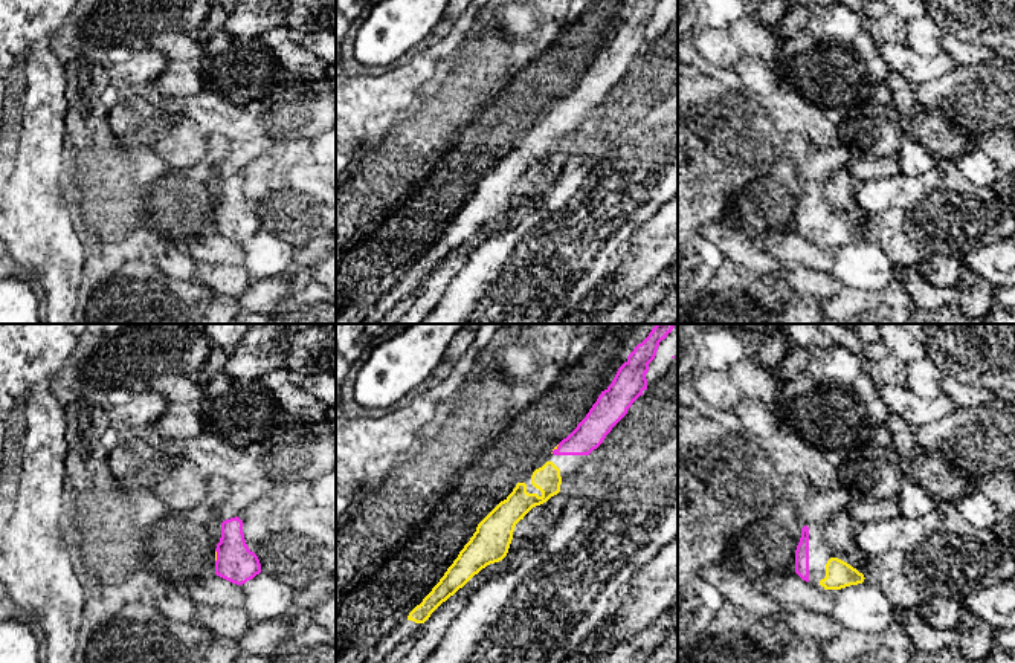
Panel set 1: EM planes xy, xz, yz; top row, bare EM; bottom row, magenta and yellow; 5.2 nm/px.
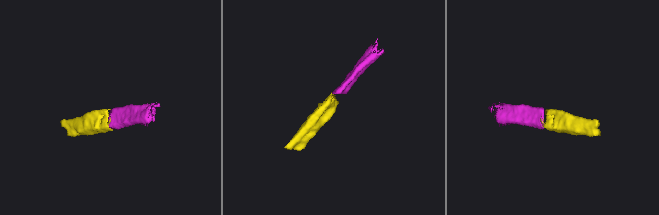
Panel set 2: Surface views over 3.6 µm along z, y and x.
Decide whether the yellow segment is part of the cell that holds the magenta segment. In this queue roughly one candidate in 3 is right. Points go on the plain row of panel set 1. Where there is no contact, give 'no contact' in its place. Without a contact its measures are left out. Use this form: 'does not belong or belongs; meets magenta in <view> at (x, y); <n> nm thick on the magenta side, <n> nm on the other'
belongs; meets magenta in xy at (217, 214); 200 nm thick on the magenta side, 20 nm on the other

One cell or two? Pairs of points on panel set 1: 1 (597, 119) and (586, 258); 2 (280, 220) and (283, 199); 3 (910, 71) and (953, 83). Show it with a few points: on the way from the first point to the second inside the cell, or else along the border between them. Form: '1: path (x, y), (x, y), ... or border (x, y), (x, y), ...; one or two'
1: path (631, 155), (631, 177), (603, 205), (597, 223); one
2: path (280, 216), (280, 203); one
3: border (954, 60), (954, 66), (936, 80); two

